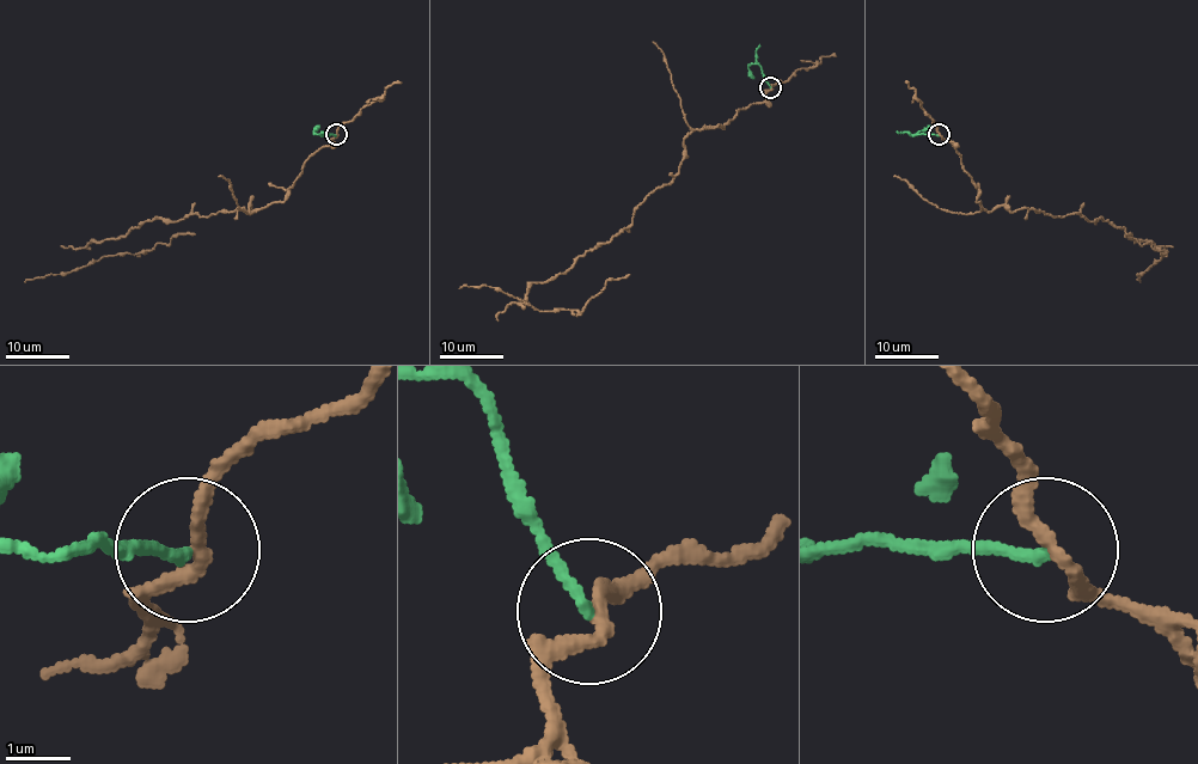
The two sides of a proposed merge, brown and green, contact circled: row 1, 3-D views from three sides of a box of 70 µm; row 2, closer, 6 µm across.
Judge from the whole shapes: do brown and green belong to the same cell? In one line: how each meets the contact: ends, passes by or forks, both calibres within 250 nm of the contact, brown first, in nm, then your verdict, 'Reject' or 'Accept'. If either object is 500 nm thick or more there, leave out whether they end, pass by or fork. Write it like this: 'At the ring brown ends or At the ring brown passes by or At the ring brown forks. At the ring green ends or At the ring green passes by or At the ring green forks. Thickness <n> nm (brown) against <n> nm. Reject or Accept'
At the ring brown passes by. At the ring green ends. Thickness 200 nm (brown) against 160 nm. Reject

